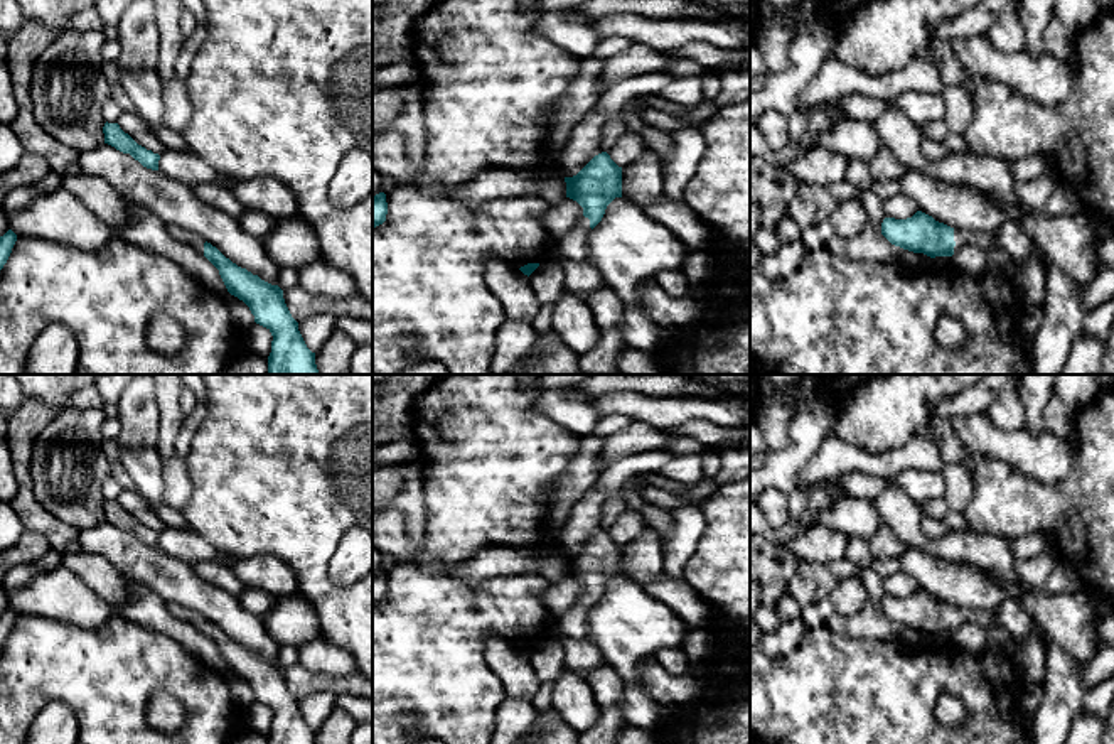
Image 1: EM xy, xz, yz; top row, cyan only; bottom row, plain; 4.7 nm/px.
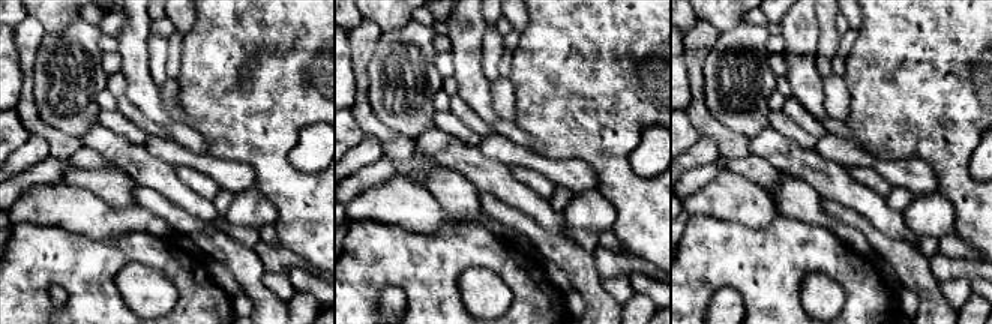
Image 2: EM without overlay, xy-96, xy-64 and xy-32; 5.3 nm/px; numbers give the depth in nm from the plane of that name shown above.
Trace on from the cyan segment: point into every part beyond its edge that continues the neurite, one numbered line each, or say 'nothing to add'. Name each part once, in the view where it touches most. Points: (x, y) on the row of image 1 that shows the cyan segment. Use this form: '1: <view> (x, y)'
1: yz (998, 264)

